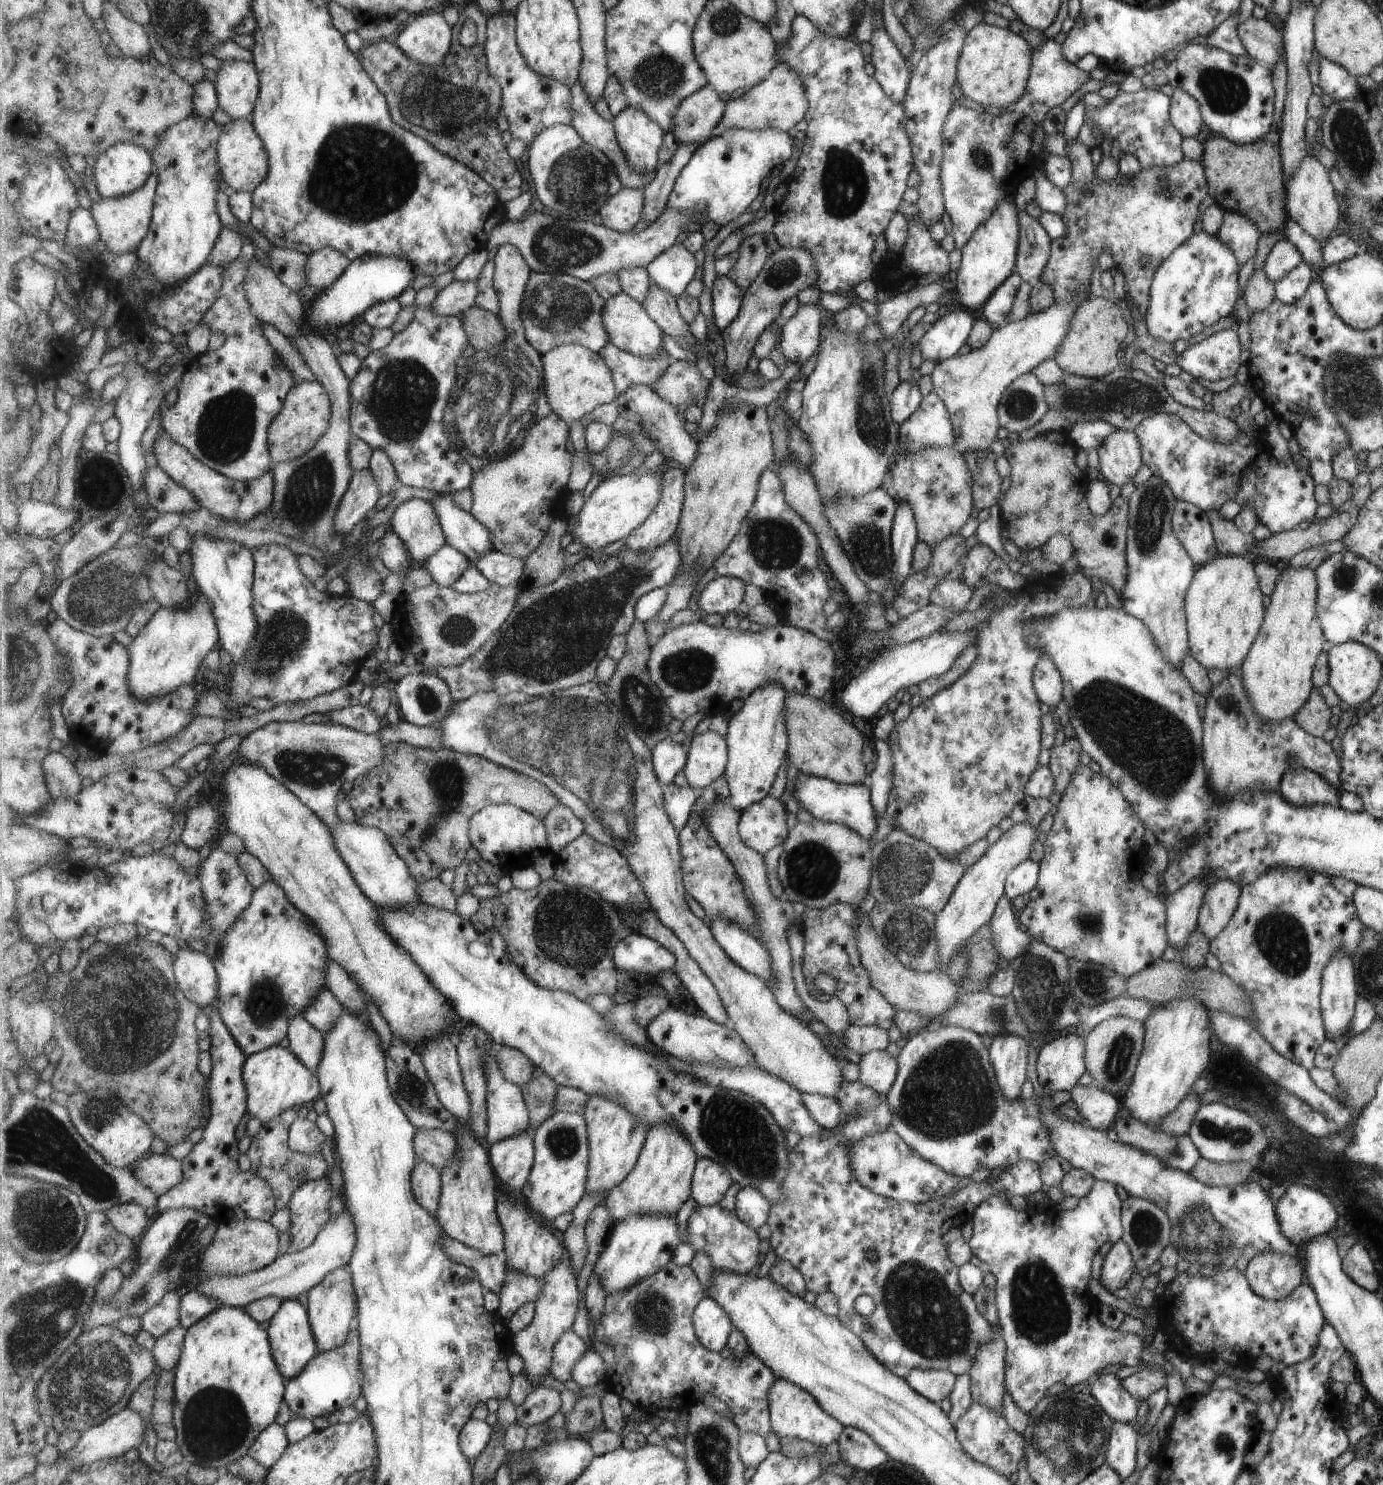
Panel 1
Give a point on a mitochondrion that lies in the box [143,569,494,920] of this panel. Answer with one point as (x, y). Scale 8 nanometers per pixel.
(285, 636)

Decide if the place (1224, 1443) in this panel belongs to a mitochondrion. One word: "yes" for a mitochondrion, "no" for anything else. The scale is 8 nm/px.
yes

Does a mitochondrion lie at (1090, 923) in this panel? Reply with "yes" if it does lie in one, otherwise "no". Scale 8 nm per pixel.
yes

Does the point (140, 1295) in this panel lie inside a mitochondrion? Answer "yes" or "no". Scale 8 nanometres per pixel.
yes

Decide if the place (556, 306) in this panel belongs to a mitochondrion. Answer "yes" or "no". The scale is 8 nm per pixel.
yes

